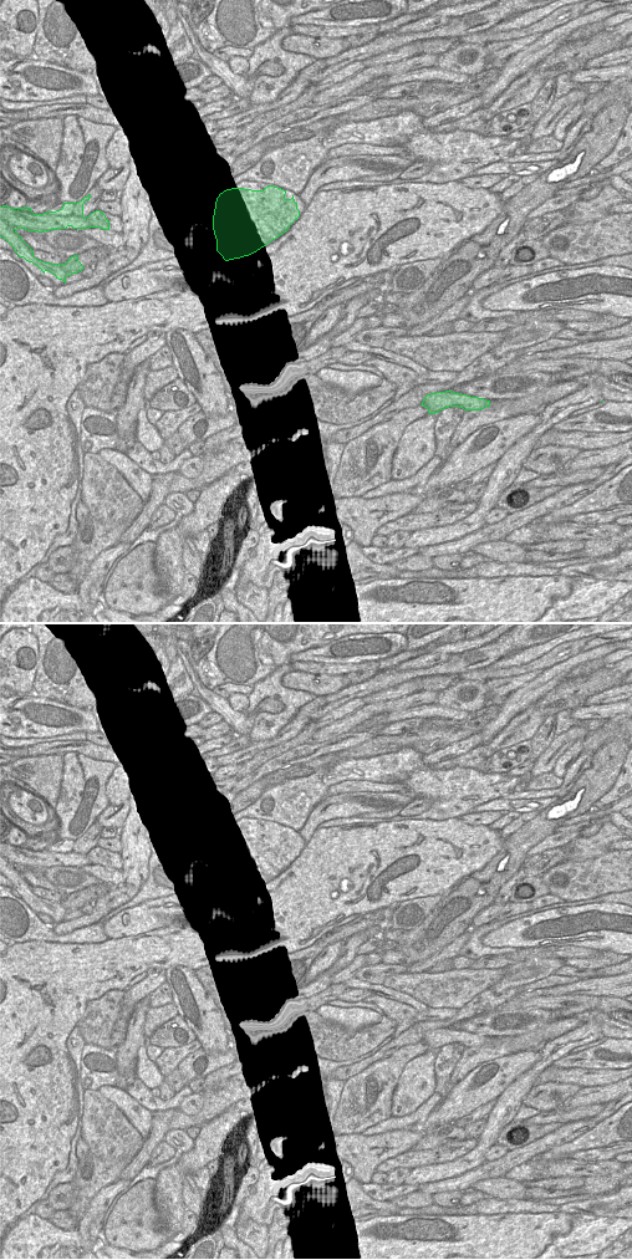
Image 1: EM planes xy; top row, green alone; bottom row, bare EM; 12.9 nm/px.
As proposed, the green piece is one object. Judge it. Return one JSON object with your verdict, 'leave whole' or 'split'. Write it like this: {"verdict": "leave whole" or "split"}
{"verdict": "split"}

